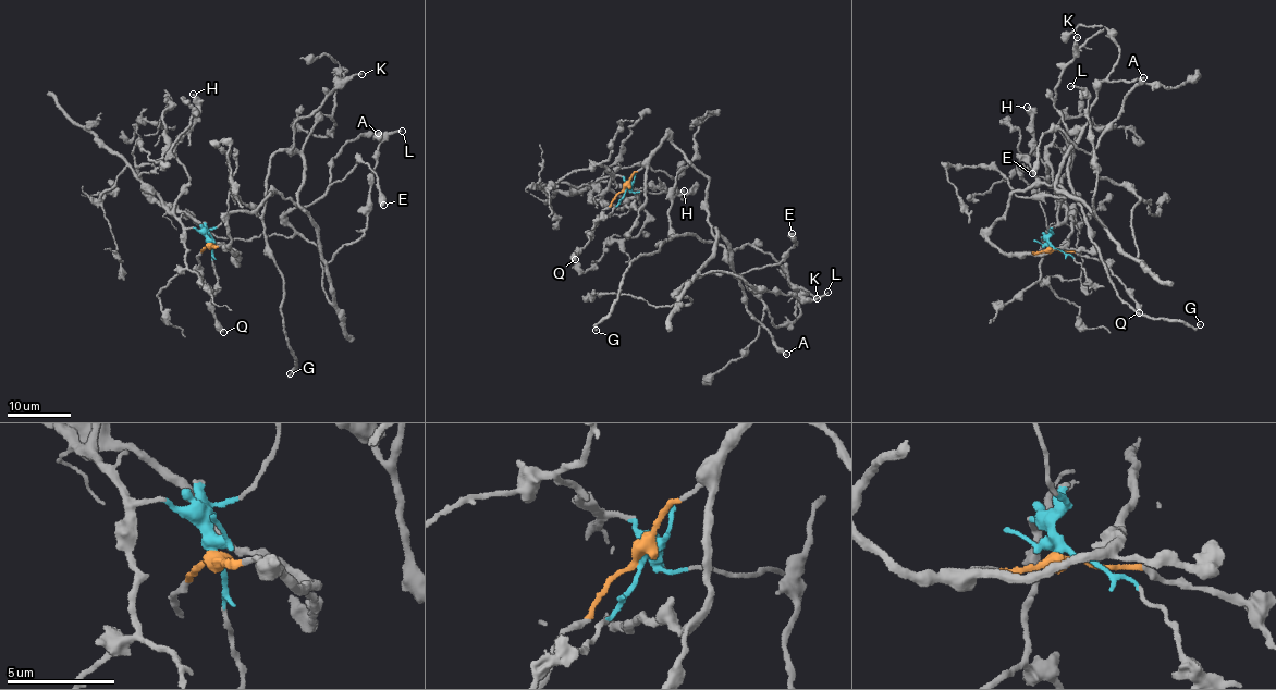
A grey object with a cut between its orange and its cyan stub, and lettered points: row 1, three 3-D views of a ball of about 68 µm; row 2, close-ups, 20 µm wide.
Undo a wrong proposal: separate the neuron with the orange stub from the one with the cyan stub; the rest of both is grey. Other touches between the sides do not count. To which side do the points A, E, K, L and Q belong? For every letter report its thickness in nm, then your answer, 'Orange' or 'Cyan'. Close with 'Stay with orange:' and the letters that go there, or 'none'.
A: Thickness 280 nm. Orange
E: Thickness 600 nm. Orange
K: Thickness 220 nm. Orange
L: Thickness 170 nm. Orange
Q: Thickness 500 nm. Orange
Stay with orange: A, E, K, L, Q

